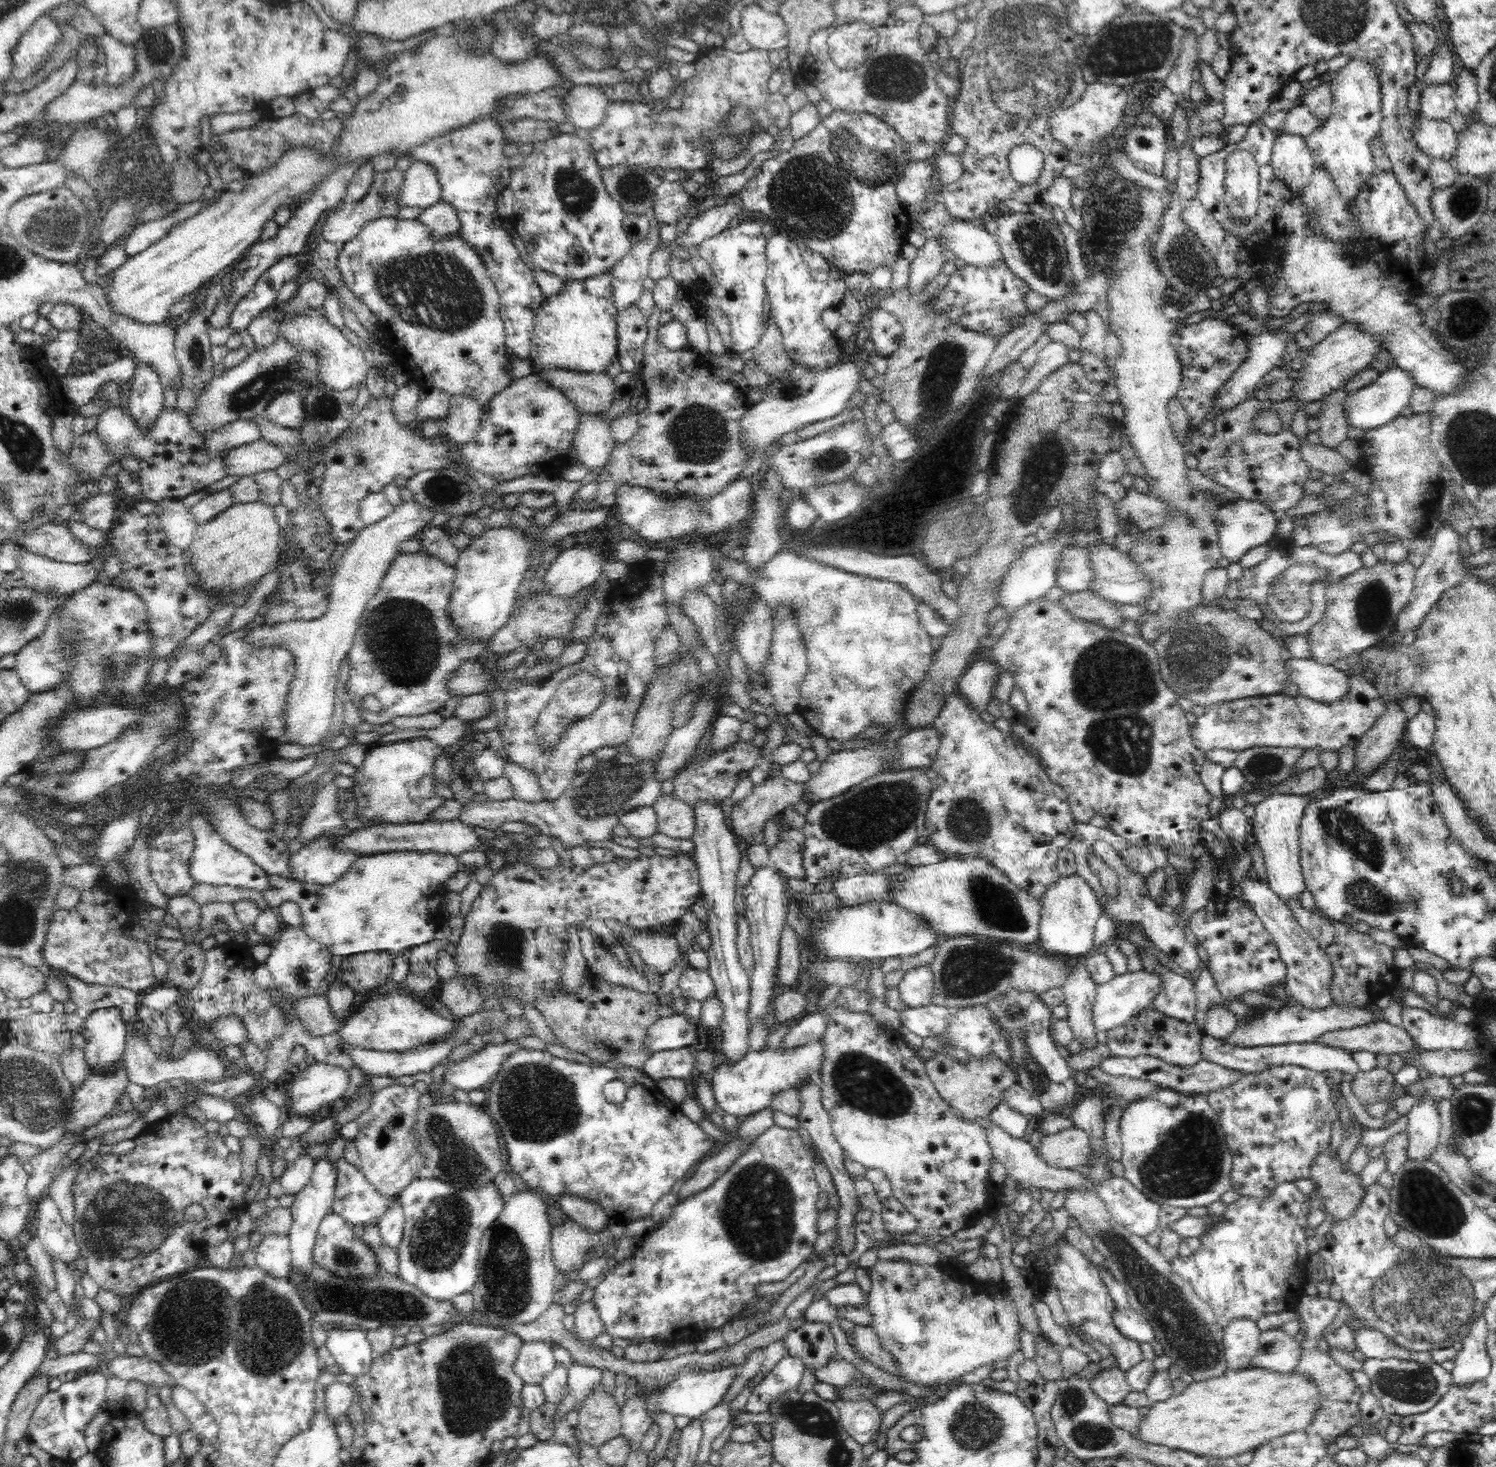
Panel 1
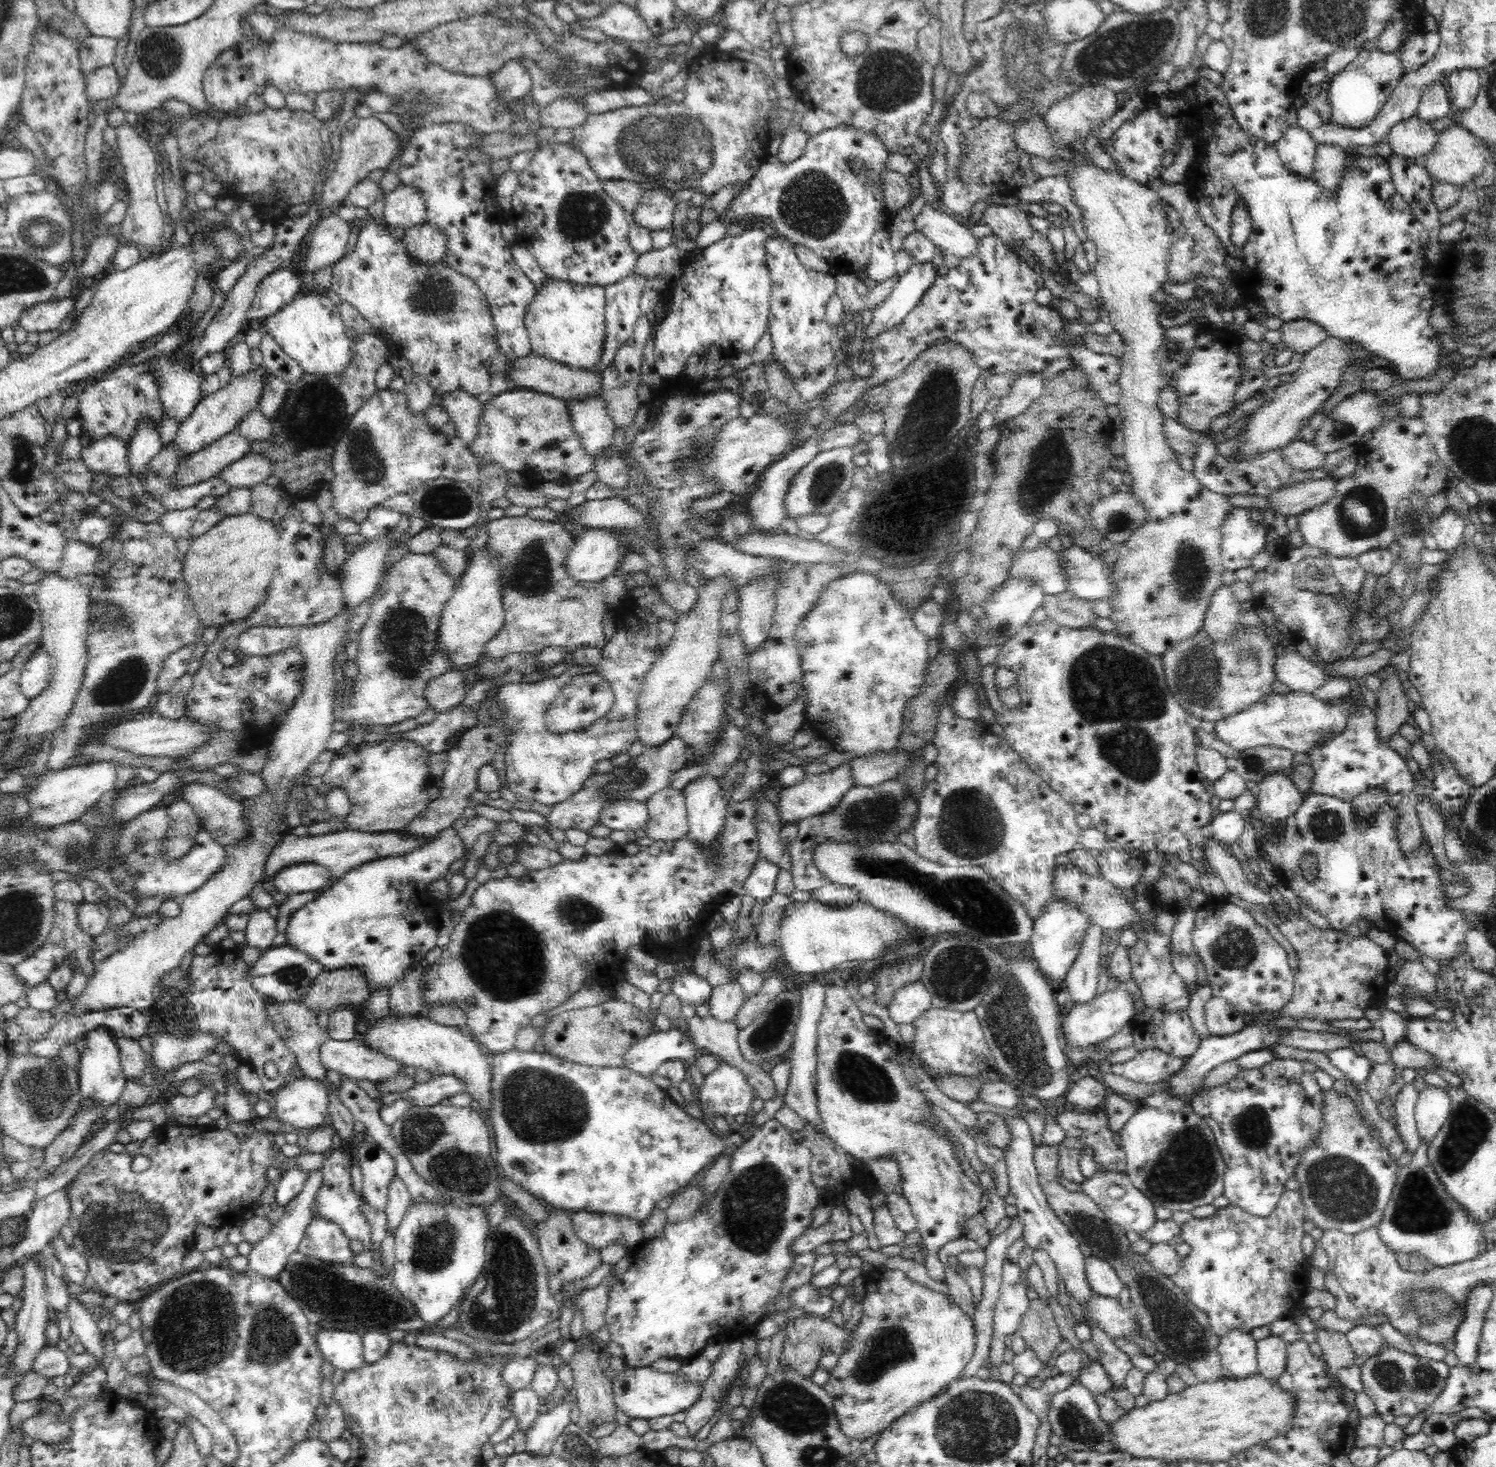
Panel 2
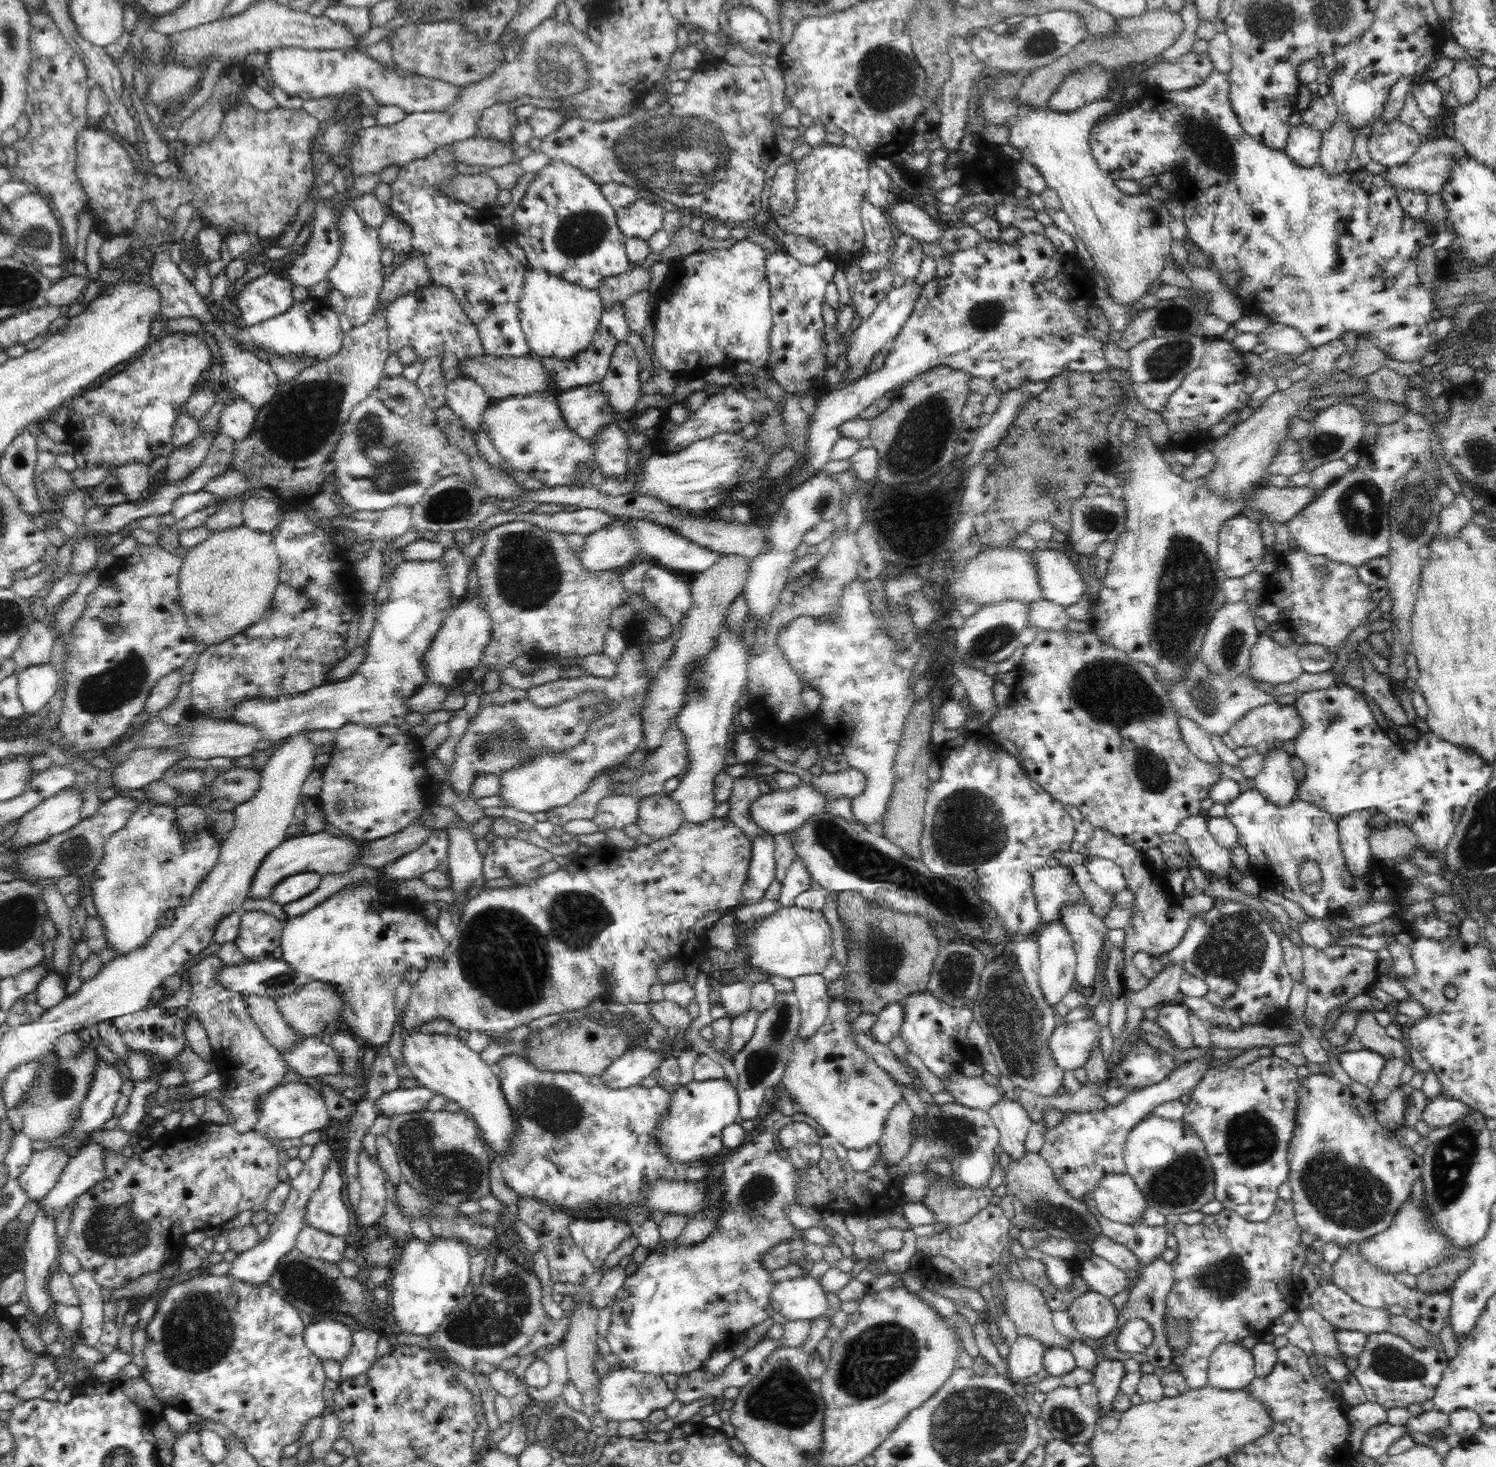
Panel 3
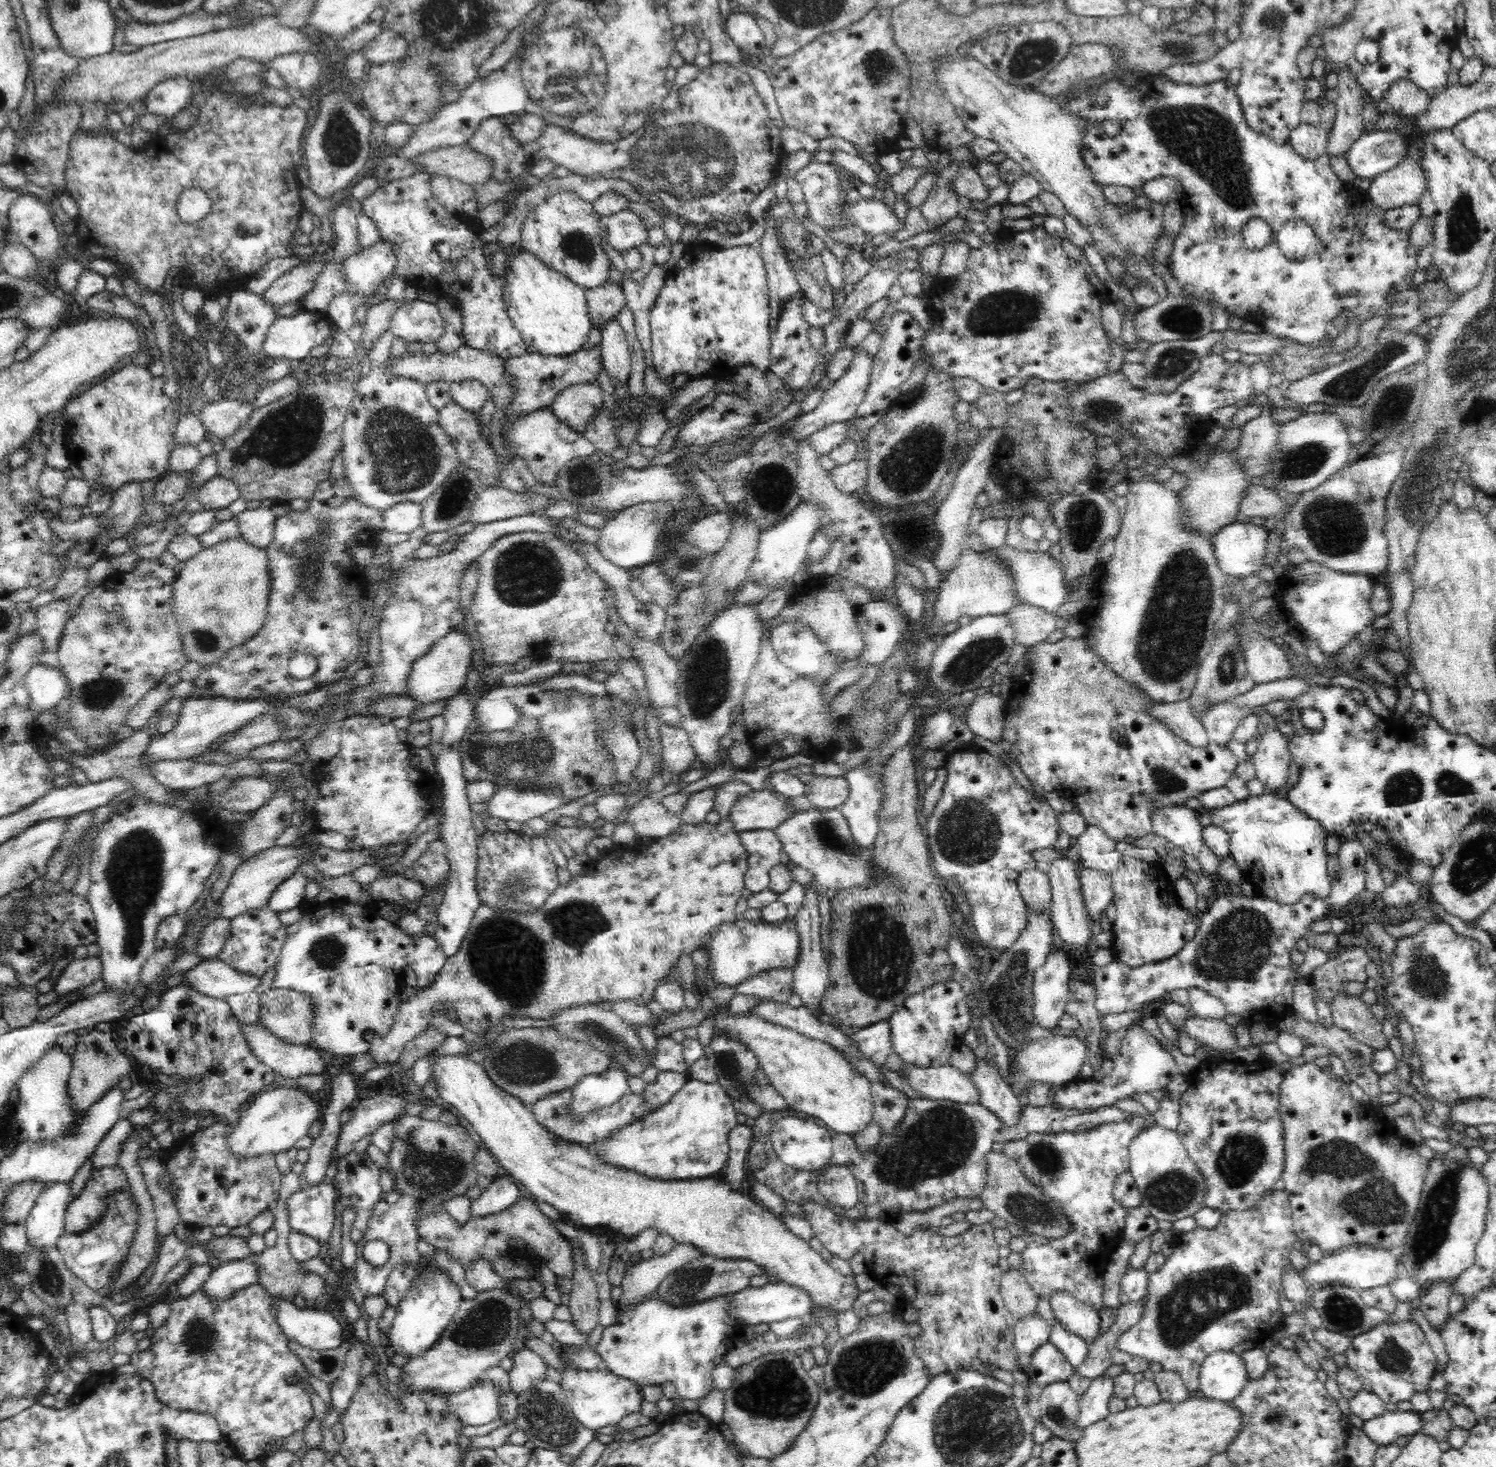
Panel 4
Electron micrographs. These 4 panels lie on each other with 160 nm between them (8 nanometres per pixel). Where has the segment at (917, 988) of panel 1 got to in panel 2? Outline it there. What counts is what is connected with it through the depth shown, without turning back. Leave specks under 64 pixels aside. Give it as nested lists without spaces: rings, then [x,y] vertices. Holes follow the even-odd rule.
[[[918,981],[900,988],[887,1009],[896,1024],[913,1024],[918,1016],[932,1007],[932,995],[925,984]]]

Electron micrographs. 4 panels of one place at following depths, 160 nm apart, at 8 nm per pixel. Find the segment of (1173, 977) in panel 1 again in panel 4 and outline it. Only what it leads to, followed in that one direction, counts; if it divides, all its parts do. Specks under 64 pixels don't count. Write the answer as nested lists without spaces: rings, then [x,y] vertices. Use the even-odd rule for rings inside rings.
[[[1088,825],[1087,830],[1075,840],[1078,843],[1082,868],[1095,868],[1109,873],[1112,883],[1112,900],[1116,918],[1111,923],[1115,940],[1112,947],[1114,960],[1130,968],[1144,963],[1157,963],[1173,957],[1195,935],[1196,916],[1183,909],[1174,882],[1169,880],[1162,863],[1140,861],[1116,850],[1117,843],[1111,840],[1102,828]]]

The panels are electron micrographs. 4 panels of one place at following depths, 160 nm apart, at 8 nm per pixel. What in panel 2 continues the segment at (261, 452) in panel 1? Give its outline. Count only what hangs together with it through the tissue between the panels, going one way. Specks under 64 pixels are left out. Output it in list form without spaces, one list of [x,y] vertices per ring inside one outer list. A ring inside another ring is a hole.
[[[247,453],[222,470],[220,477],[231,489],[250,487],[272,476],[272,461],[260,453]]]

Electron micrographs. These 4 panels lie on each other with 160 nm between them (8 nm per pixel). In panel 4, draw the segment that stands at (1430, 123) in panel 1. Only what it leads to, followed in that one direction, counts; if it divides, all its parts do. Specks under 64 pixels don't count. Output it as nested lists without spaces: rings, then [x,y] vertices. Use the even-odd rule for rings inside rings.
[[[1395,129],[1361,134],[1344,154],[1358,179],[1373,179],[1409,155],[1408,139]]]

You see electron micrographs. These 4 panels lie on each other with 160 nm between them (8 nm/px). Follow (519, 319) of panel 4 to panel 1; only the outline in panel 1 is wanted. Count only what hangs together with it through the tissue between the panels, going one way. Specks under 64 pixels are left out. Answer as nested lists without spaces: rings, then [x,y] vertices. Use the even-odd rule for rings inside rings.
[[[613,273],[600,274],[590,279],[566,282],[564,289],[548,297],[534,314],[534,334],[529,360],[540,369],[563,369],[578,373],[607,373],[607,368],[618,353],[617,312],[612,291]]]

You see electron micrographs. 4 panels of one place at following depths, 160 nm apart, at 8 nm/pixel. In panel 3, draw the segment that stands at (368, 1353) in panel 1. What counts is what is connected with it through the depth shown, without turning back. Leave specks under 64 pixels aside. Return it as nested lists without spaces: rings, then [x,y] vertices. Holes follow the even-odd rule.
[[[322,1320],[310,1324],[304,1332],[306,1346],[322,1361],[340,1362],[352,1350],[352,1330],[349,1326]]]

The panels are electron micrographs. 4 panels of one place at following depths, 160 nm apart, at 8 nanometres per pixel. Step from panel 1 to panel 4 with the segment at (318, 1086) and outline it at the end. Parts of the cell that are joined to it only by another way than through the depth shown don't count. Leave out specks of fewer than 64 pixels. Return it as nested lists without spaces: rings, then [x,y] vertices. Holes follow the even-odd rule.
[[[278,1087],[257,1094],[242,1112],[242,1118],[228,1134],[228,1149],[232,1155],[260,1156],[290,1150],[295,1142],[308,1134],[310,1126],[321,1118],[321,1106],[316,1096],[301,1088]]]

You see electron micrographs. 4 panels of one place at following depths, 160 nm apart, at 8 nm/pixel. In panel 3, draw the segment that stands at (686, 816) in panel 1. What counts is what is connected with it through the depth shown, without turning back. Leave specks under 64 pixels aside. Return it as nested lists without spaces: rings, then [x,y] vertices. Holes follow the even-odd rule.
[[[658,793],[644,798],[638,798],[638,808],[639,812],[636,824],[638,824],[642,833],[654,840],[659,840],[675,834],[678,828],[685,822],[682,809],[678,807],[678,803],[670,797],[670,794],[662,796],[662,793]]]

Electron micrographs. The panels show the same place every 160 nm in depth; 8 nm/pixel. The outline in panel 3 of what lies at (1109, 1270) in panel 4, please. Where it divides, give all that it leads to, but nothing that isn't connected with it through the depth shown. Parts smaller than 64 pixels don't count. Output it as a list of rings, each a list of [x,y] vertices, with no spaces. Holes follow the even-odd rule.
[[[1089,1290],[1075,1298],[1068,1313],[1074,1328],[1083,1336],[1102,1339],[1117,1330],[1119,1312],[1110,1297]]]

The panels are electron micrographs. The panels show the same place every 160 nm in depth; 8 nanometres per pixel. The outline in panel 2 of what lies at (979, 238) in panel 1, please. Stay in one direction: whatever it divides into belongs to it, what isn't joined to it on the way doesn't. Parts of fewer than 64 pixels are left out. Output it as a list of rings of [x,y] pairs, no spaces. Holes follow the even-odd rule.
[[[926,203],[920,214],[914,217],[915,231],[922,232],[935,245],[964,259],[979,252],[979,239],[964,224],[957,222],[951,215],[934,210]]]

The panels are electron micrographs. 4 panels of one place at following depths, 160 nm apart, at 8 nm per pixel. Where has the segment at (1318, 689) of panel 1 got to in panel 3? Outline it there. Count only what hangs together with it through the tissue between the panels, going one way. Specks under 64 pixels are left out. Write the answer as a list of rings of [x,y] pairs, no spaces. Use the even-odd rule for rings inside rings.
[[[1261,635],[1252,646],[1248,674],[1270,684],[1288,684],[1304,673],[1294,645],[1282,645],[1270,635]]]

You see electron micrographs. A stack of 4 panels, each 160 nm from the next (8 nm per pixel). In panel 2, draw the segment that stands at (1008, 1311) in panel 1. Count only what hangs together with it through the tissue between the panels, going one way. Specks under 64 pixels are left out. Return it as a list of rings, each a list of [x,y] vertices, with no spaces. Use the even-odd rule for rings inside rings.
[[[875,1267],[863,1276],[865,1279],[866,1293],[865,1298],[862,1300],[863,1316],[861,1317],[861,1322],[854,1331],[854,1338],[850,1340],[850,1346],[838,1356],[838,1366],[830,1372],[830,1378],[823,1386],[834,1401],[834,1410],[836,1411],[838,1421],[840,1421],[842,1433],[844,1433],[850,1441],[854,1439],[858,1440],[858,1442],[870,1438],[872,1434],[880,1434],[885,1428],[888,1428],[894,1423],[896,1419],[899,1419],[900,1416],[942,1392],[952,1380],[961,1376],[964,1367],[970,1362],[977,1344],[975,1321],[961,1309],[958,1303],[955,1303],[952,1298],[950,1299],[946,1294],[936,1292],[926,1287],[926,1285],[910,1280],[904,1271],[898,1269],[890,1270]]]

